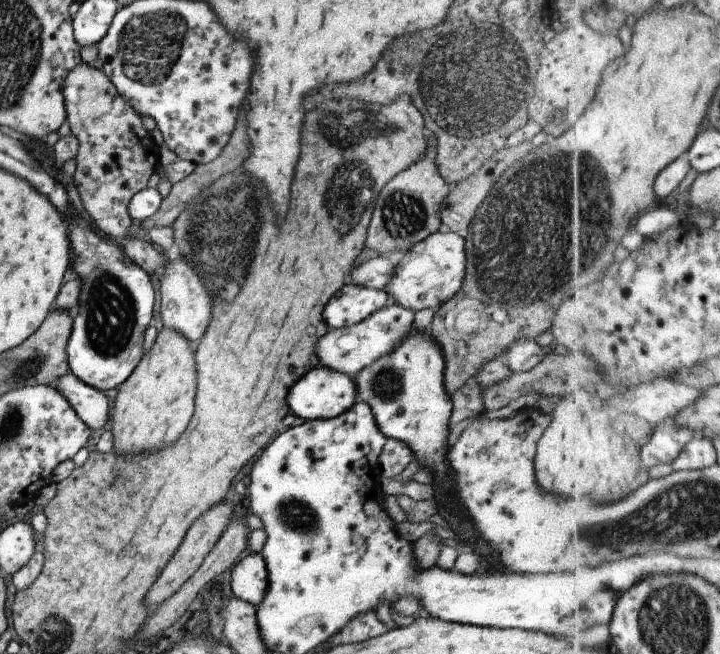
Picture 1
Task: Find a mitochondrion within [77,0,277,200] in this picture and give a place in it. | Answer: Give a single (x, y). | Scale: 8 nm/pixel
(150, 41)

